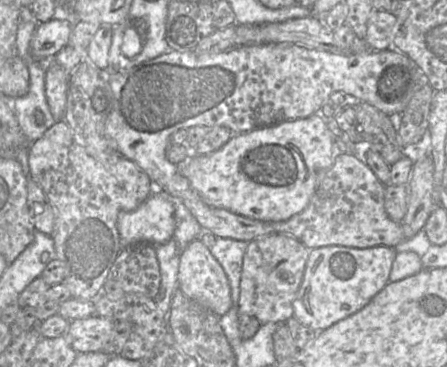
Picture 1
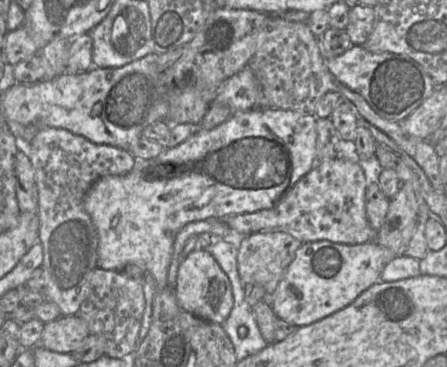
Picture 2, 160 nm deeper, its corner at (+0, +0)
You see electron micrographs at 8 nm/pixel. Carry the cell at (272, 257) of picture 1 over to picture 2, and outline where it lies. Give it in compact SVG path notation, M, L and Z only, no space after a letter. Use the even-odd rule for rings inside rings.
M258 232L246 236L238 250L238 272L242 286L248 283L258 283L266 291L263 301L272 305L272 294L276 290L280 280L285 274L287 267L293 261L296 251L302 242L285 232Z

